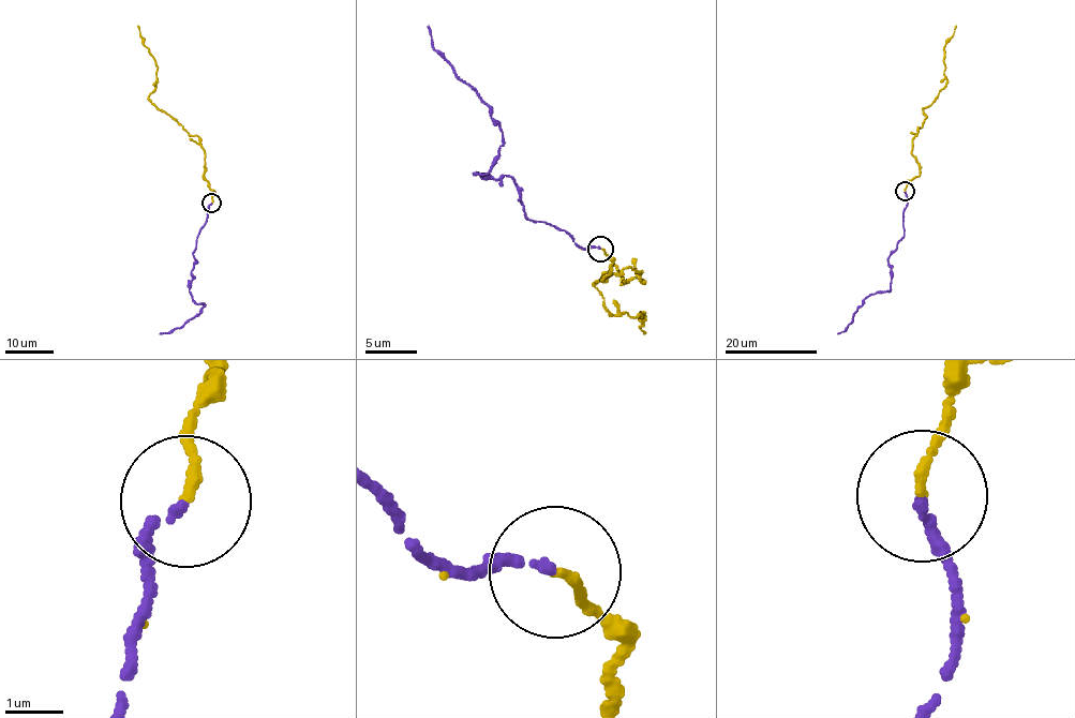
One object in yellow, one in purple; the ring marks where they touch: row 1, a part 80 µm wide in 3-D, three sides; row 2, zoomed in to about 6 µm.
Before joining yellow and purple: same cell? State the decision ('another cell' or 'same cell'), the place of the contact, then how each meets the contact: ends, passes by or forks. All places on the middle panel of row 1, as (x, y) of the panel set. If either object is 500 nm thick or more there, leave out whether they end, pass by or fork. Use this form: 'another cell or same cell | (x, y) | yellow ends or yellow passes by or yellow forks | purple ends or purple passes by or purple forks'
same cell | (600, 249) | yellow ends | purple ends

